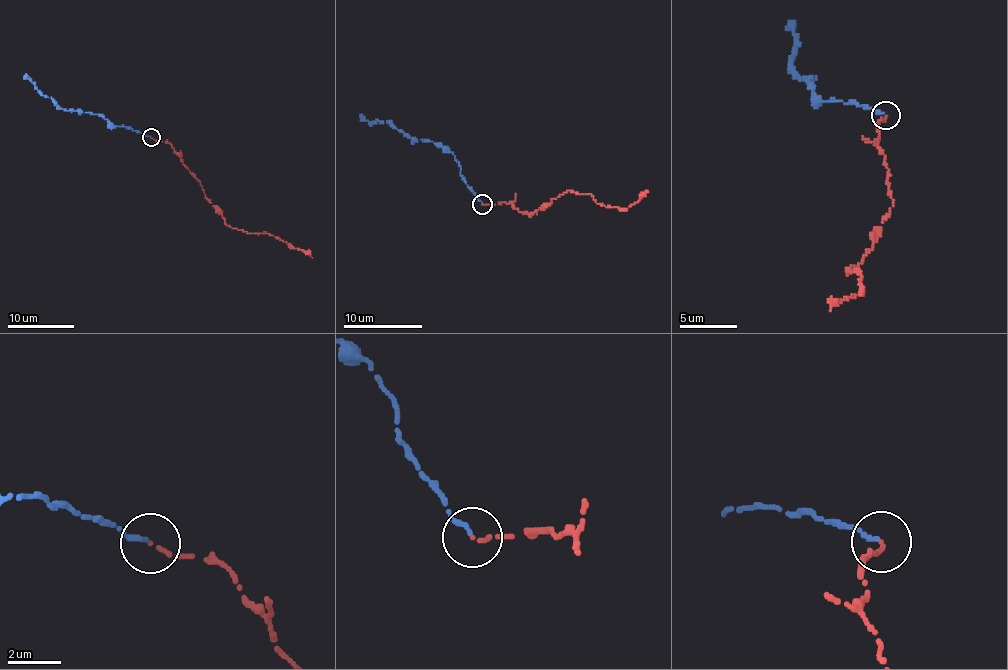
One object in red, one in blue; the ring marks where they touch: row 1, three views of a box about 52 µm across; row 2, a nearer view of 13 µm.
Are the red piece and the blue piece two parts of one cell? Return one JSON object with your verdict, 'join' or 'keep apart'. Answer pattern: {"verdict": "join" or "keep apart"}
{"verdict": "join"}

